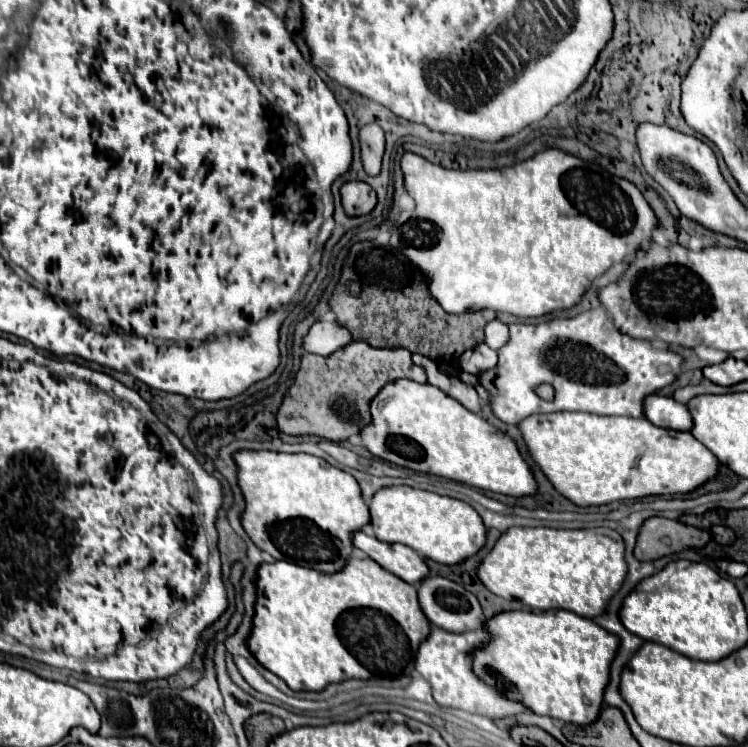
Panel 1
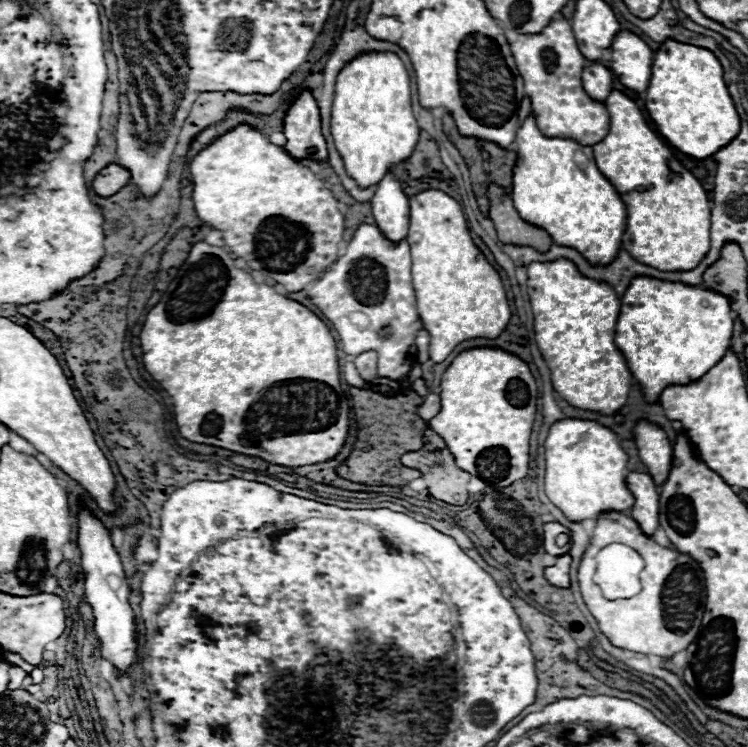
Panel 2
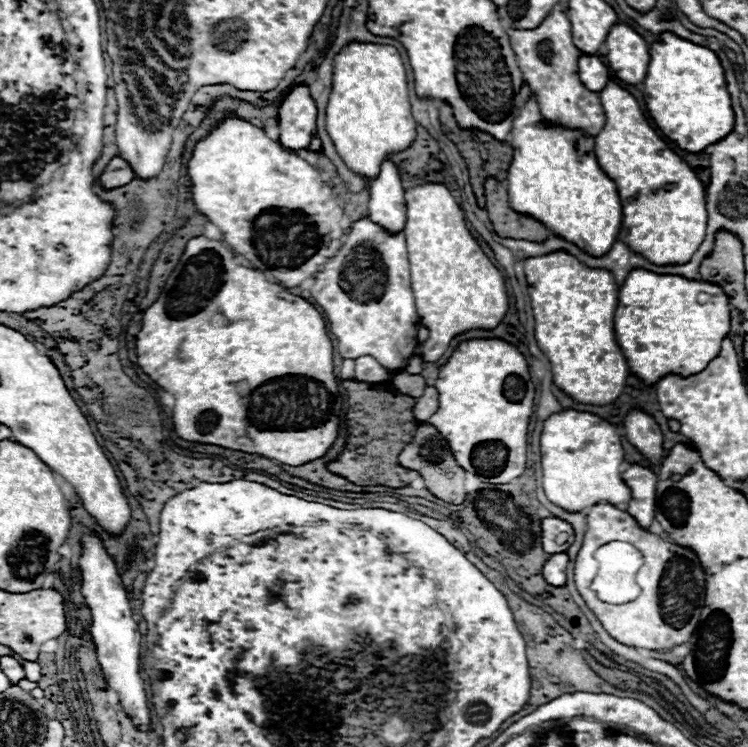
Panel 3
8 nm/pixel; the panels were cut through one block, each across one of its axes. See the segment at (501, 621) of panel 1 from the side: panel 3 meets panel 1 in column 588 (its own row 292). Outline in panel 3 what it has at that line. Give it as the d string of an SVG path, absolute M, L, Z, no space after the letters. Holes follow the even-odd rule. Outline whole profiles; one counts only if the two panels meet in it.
M632 270L618 292L614 330L630 372L656 386L666 374L684 378L698 374L720 354L722 340L730 332L730 302L720 286L704 280Z

